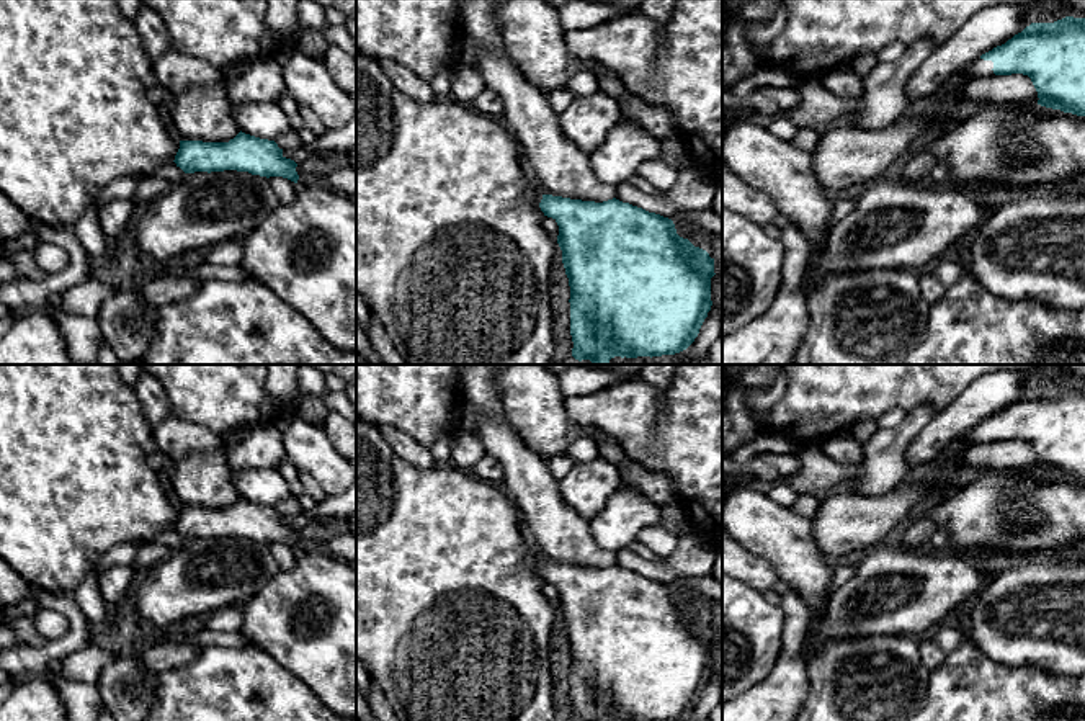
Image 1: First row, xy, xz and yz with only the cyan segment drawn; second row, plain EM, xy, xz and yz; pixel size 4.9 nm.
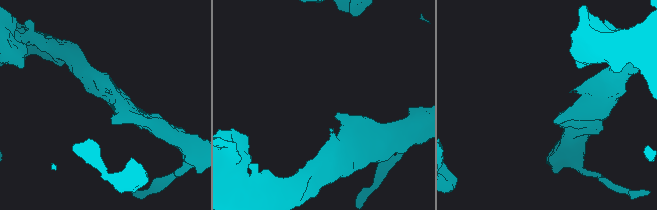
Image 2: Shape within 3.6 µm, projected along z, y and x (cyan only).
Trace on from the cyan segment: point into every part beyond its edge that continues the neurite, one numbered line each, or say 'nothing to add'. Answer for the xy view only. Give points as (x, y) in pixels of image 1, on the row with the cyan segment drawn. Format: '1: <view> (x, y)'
nothing to add

